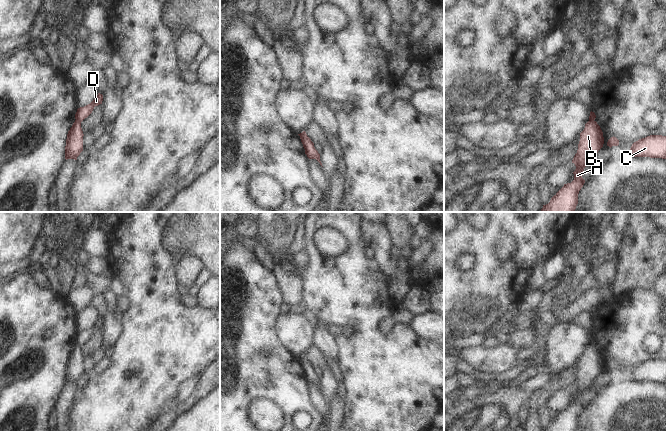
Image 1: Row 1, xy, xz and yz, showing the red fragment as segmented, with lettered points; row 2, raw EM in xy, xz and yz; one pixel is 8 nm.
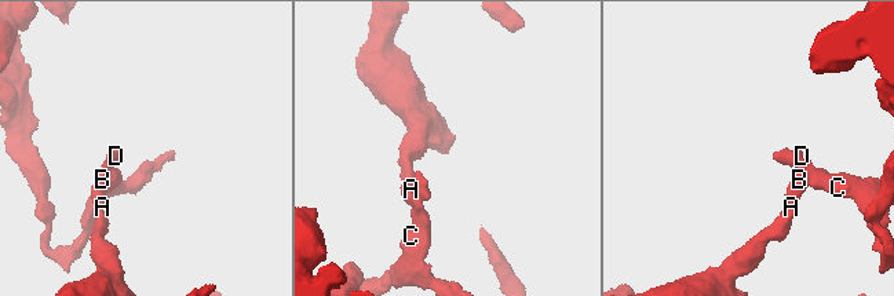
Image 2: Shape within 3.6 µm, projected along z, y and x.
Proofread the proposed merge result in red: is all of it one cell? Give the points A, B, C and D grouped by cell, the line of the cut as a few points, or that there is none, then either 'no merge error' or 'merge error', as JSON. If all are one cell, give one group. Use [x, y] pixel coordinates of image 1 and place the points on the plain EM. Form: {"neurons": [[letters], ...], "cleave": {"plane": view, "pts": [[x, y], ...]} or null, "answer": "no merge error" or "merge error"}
{"neurons": [["A", "B"], ["C", "D"]], "cleave": {"plane": "xy", "pts": [[76, 343], [80, 347]]}, "answer": "merge error"}

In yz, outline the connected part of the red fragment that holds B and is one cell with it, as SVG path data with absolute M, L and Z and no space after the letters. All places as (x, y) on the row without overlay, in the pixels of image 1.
M594 344L585 348L584 354L580 357L578 374L572 387L576 393L573 396L574 404L564 410L551 422L550 426L543 431L576 431L578 418L583 411L585 404L582 402L584 392L592 386L595 379L603 371L604 361L600 350Z

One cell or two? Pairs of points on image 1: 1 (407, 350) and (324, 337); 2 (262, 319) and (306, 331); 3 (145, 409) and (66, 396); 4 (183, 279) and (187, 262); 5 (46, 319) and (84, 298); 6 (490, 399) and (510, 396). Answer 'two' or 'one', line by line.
1: two
2: two
3: two
4: one
5: two
6: one

